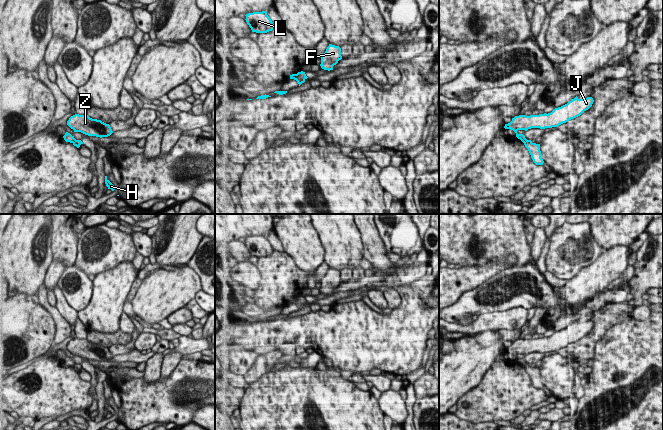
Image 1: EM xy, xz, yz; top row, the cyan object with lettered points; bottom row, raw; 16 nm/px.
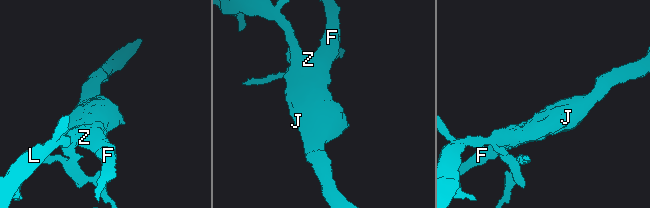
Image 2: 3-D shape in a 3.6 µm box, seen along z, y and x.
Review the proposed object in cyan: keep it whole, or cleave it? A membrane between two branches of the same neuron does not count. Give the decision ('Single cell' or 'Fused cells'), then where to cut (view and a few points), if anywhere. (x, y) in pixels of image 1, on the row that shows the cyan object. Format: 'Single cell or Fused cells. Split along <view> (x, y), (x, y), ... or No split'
Fused cells. Split along yz (527, 140), (522, 141).

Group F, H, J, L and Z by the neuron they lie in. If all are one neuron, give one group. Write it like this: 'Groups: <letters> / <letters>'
Groups: F J L Z / H.

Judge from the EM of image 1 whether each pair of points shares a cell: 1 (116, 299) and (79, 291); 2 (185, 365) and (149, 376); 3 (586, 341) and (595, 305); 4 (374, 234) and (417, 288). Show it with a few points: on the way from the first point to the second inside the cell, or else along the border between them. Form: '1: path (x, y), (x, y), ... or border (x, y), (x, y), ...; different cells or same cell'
1: border (93, 281), (93, 297), (90, 303), (79, 312); different cells
2: border (142, 377), (149, 382), (155, 382), (160, 378); different cells
3: border (616, 302), (610, 302), (593, 312); different cells
4: border (426, 275), (418, 280), (402, 285); different cells

